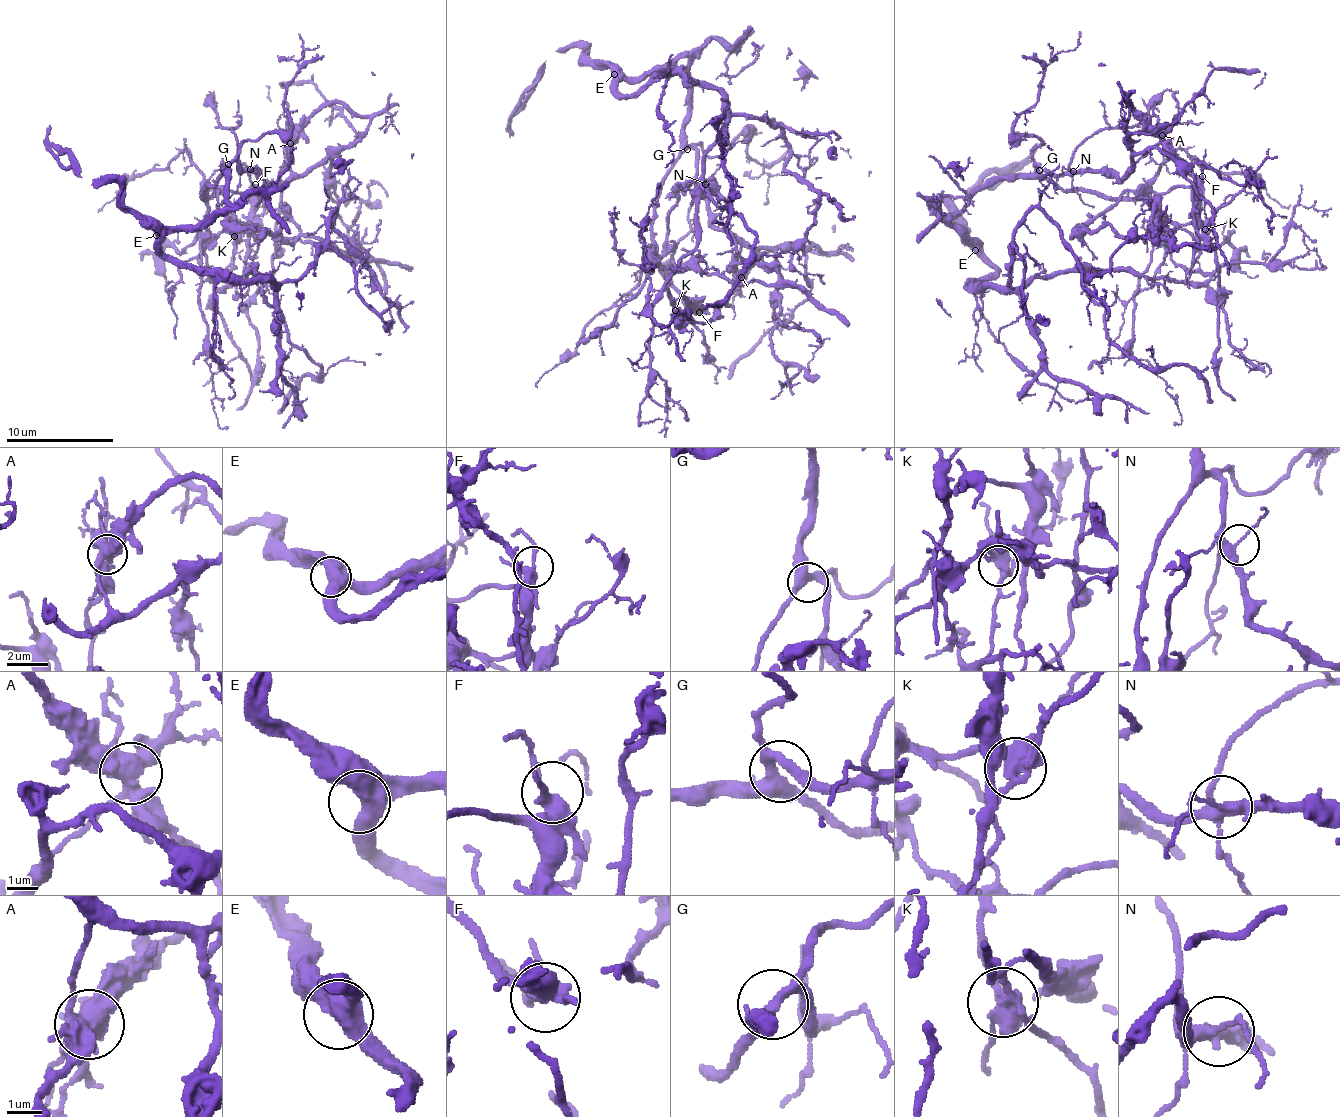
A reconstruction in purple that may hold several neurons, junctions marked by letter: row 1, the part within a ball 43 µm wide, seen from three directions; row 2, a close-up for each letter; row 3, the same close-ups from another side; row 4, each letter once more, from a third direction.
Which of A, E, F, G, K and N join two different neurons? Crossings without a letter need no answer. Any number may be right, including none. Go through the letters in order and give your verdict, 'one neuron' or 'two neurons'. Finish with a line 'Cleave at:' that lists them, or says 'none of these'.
A: two neurons
E: one neuron
F: one neuron
G: one neuron
K: two neurons
N: one neuron
Cleave at: A, K

